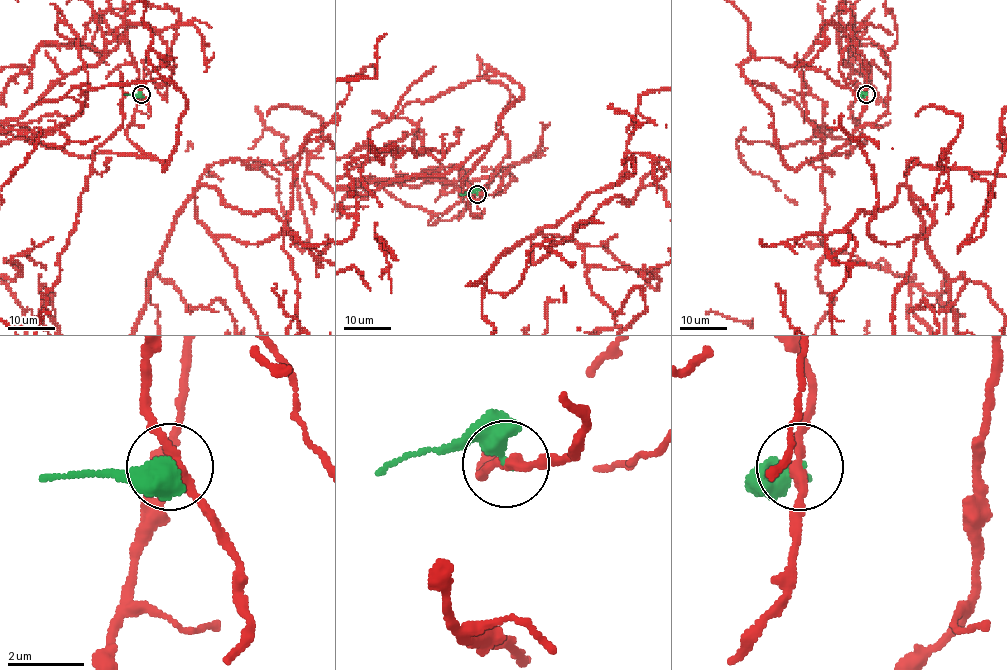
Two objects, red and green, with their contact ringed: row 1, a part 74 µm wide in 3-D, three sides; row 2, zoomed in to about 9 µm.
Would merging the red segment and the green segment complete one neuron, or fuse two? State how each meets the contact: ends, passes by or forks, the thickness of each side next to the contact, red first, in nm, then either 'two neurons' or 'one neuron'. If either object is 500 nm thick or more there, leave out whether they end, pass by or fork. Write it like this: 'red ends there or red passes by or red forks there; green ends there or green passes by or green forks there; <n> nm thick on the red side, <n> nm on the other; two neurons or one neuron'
red passes by; green ends there; 280 nm thick on the red side, 480 nm on the other; two neurons

